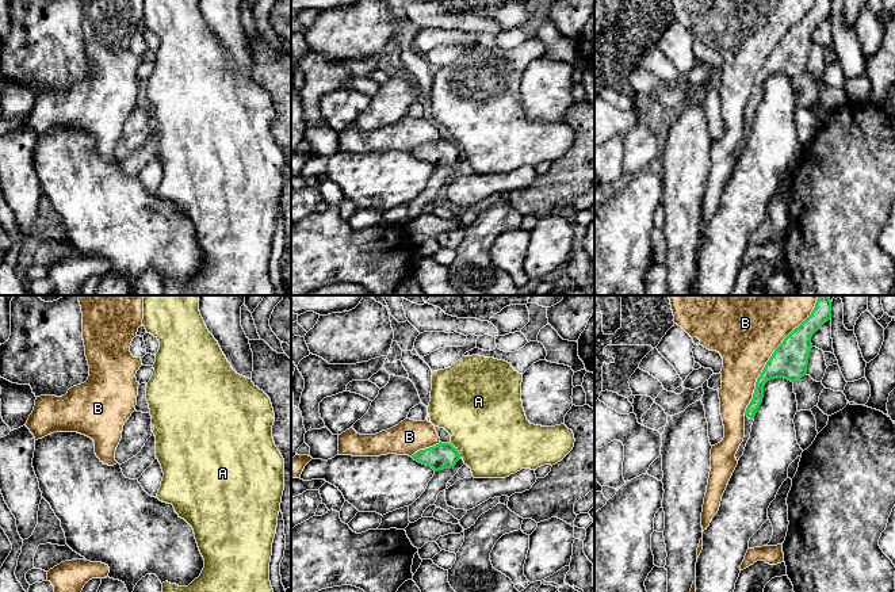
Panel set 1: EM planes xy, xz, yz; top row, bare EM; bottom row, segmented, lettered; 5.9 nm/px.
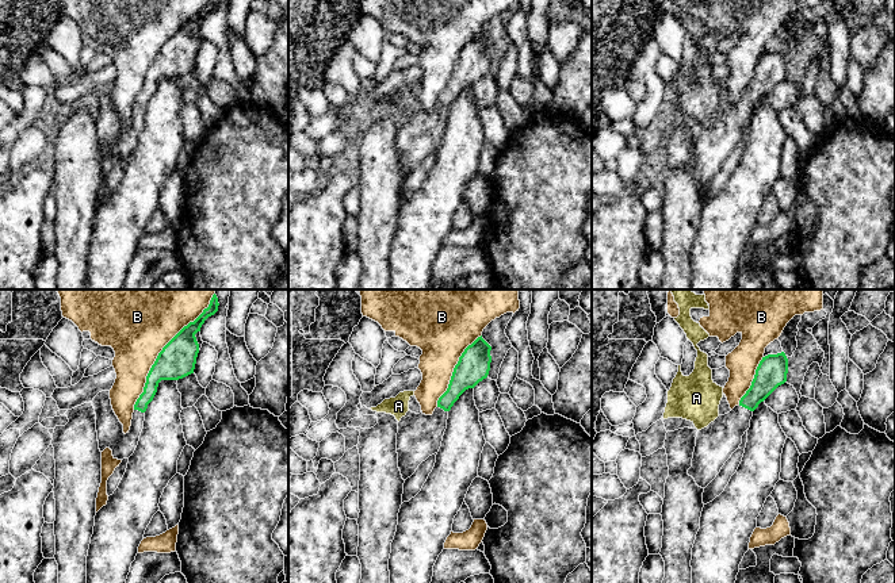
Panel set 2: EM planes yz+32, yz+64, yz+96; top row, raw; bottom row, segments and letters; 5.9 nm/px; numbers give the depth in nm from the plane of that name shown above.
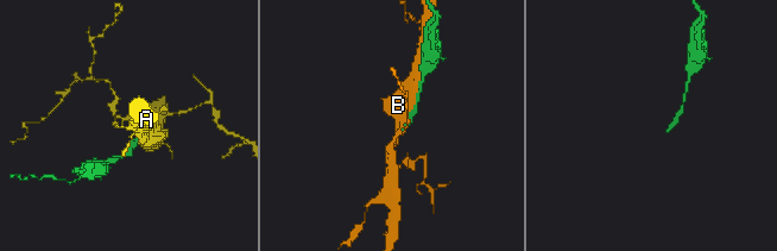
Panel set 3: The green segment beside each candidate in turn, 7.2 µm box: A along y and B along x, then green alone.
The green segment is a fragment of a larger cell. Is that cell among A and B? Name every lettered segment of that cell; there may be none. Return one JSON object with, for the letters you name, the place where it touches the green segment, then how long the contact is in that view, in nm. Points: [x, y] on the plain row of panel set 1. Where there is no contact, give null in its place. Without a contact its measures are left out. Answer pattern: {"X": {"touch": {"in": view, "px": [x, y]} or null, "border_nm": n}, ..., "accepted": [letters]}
{"accepted": []}

